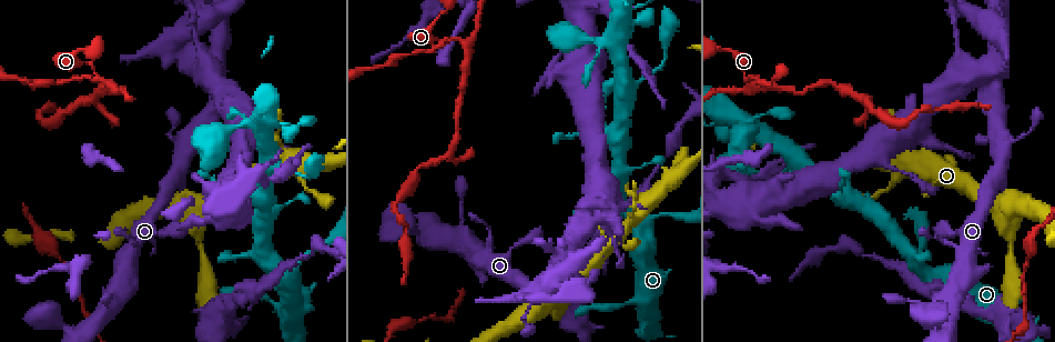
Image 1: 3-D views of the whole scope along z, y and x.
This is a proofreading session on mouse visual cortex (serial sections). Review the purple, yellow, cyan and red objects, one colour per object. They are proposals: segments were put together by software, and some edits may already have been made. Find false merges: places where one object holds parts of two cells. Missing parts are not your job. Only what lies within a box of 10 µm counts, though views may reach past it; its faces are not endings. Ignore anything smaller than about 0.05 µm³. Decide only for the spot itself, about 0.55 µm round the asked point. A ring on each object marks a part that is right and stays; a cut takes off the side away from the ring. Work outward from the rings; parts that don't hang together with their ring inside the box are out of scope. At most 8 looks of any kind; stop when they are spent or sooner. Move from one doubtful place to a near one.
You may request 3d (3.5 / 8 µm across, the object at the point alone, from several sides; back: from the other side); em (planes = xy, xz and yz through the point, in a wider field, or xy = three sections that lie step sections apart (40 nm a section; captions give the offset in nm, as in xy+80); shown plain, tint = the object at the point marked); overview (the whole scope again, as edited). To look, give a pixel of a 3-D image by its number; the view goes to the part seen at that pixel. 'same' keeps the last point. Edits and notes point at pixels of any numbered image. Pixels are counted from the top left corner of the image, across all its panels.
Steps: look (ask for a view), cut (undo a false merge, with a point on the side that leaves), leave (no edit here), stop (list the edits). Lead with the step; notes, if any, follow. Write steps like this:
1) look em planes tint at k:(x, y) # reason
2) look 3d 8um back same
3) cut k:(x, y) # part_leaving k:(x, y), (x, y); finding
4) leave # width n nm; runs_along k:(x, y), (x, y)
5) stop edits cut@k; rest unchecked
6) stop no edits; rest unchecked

look 3d 3.5um at 1:(468, 46) # thick turns thin

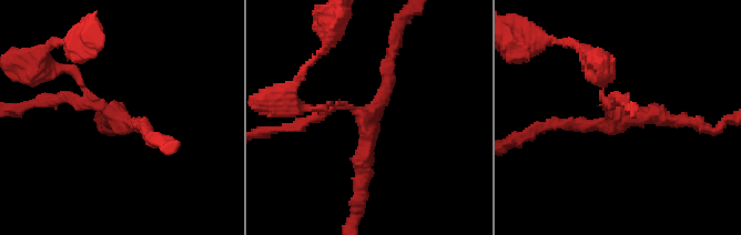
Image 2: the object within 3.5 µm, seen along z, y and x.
look em xy step 1 tint at 2:(365, 119) # arms 3; arm_widths 100, 200, 200 nm

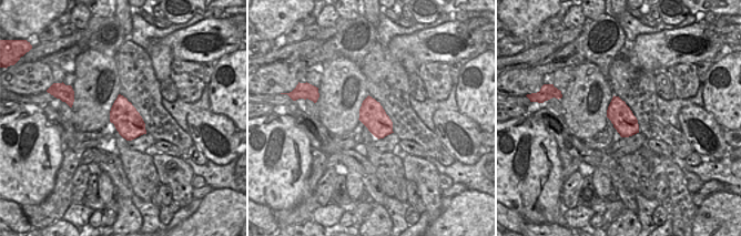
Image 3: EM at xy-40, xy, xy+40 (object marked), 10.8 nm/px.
cut 2:(49, 103) # part_leaving 2:(80, 99), (26, 105); two cells meet here

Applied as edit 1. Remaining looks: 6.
look 3d 8um at 1:(647, 221)

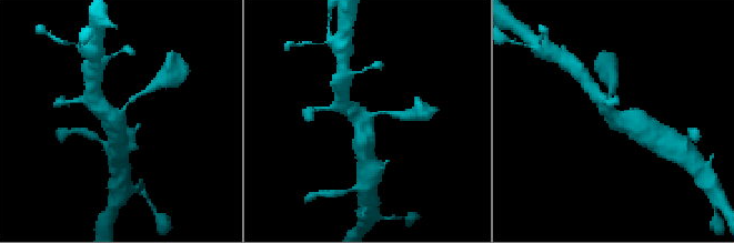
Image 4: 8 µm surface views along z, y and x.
look 3d 3.5um same # zoom in

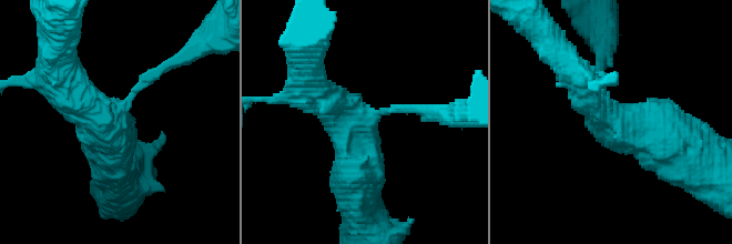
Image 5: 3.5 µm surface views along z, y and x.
look em xy step 1 tint at 5:(365, 118)

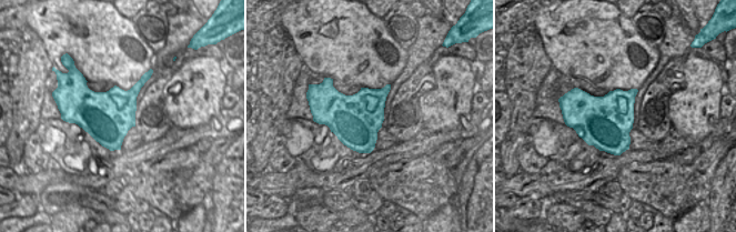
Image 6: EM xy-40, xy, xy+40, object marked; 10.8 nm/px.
leave # runs_along 5:(680, 152), (617, 129), (578, 77); one cell here

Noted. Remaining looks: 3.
look overview

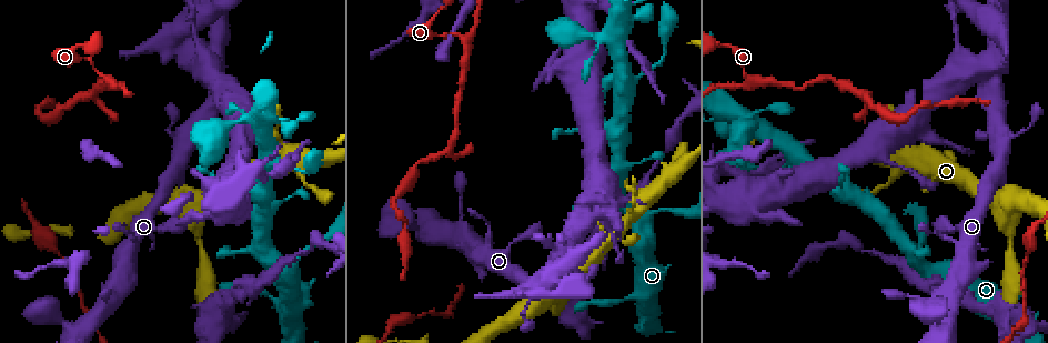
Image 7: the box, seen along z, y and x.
look 3d 3.5um back at 7:(1008, 233) # calibre changes

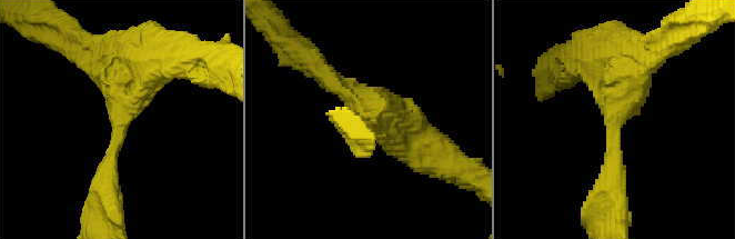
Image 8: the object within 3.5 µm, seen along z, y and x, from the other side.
look em xy step 2 tint at 8:(369, 119)

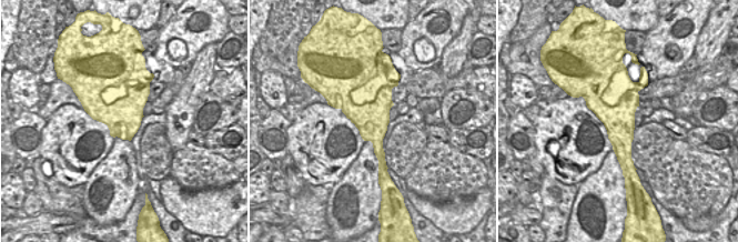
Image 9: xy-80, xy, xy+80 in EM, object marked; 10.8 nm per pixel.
leave # runs_along 8:(635, 53), (615, 105), (610, 190); continuous, no second cell

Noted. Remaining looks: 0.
stop edits cut@2; rest unchecked

